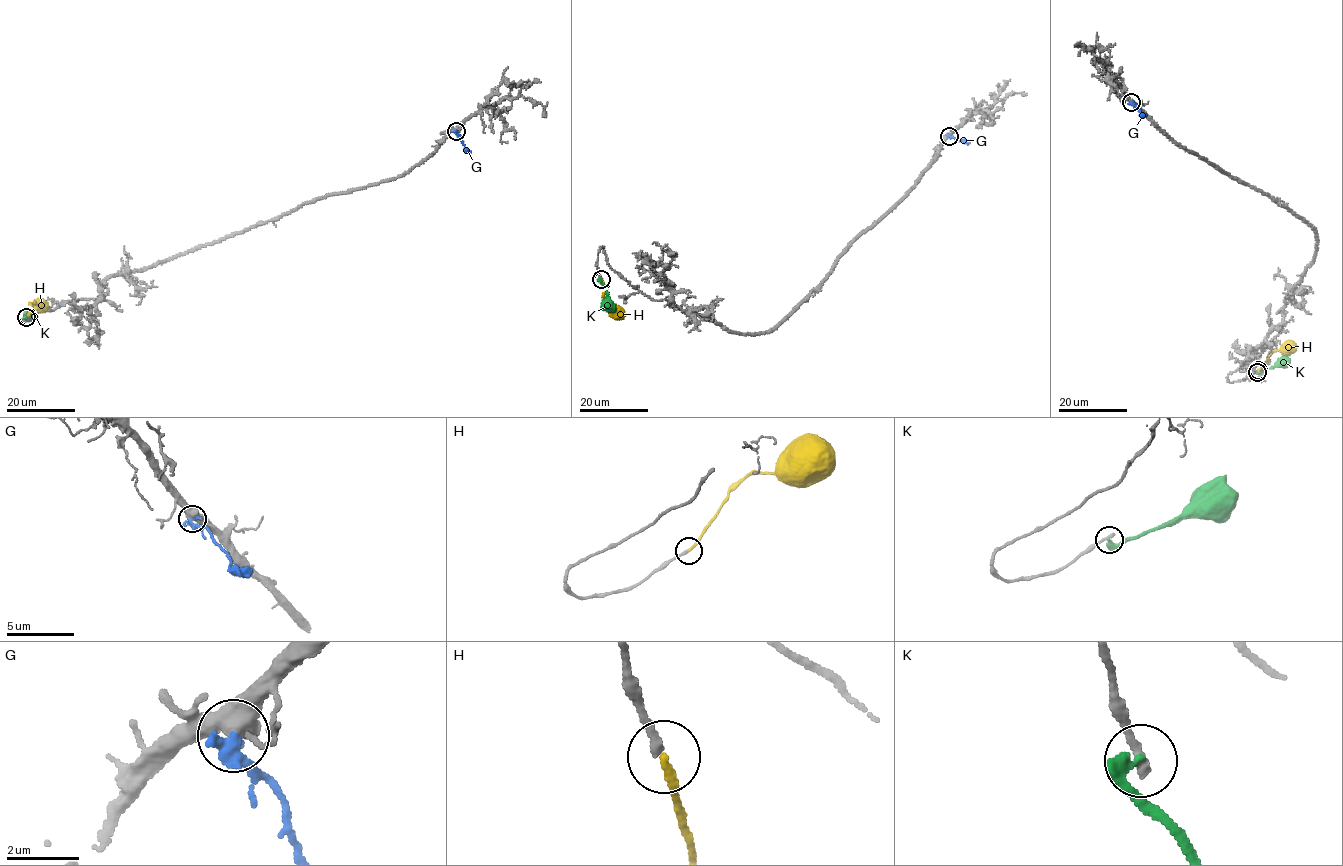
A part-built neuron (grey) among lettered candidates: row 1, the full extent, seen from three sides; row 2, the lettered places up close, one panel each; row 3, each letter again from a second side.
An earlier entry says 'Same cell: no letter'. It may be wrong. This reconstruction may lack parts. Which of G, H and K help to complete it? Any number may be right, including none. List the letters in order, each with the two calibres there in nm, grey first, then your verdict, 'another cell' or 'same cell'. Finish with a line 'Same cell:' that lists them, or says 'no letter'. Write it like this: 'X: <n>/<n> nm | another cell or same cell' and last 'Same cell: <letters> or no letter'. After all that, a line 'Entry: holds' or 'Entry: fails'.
G: 500/380 nm | another cell
H: 240/200 nm | same cell
K: 260/280 nm | another cell
Same cell: H
Entry: fails

